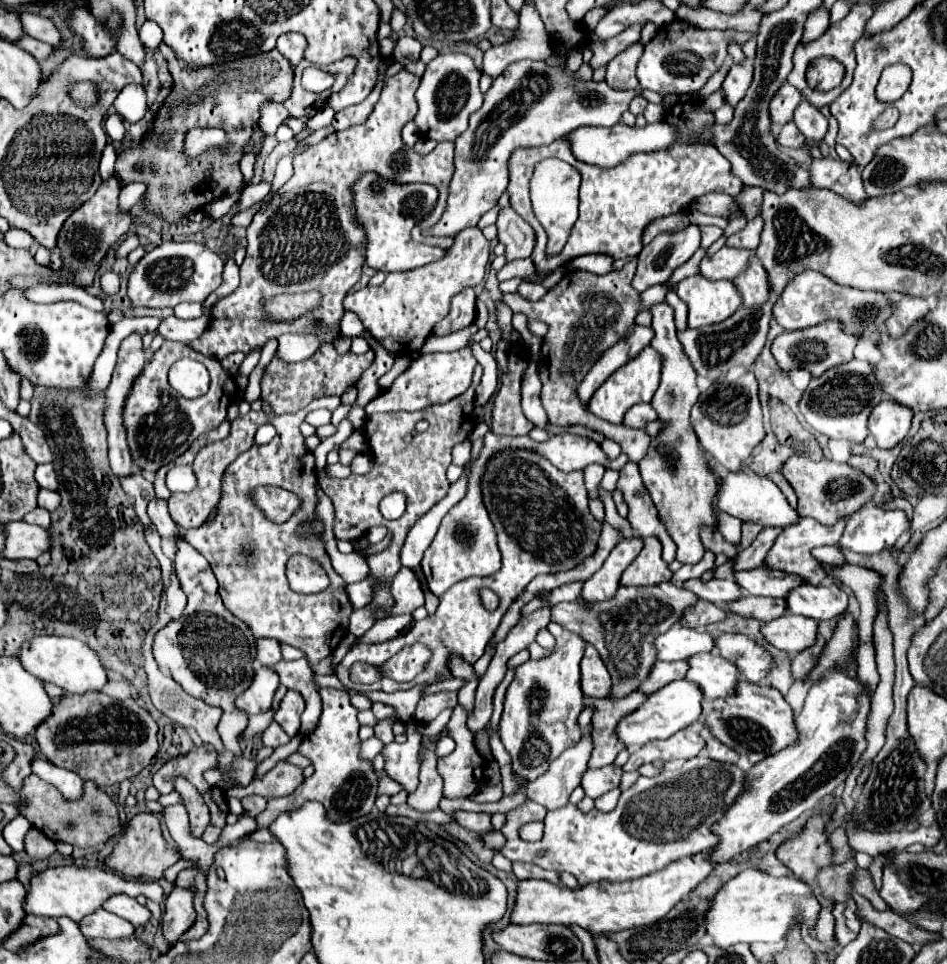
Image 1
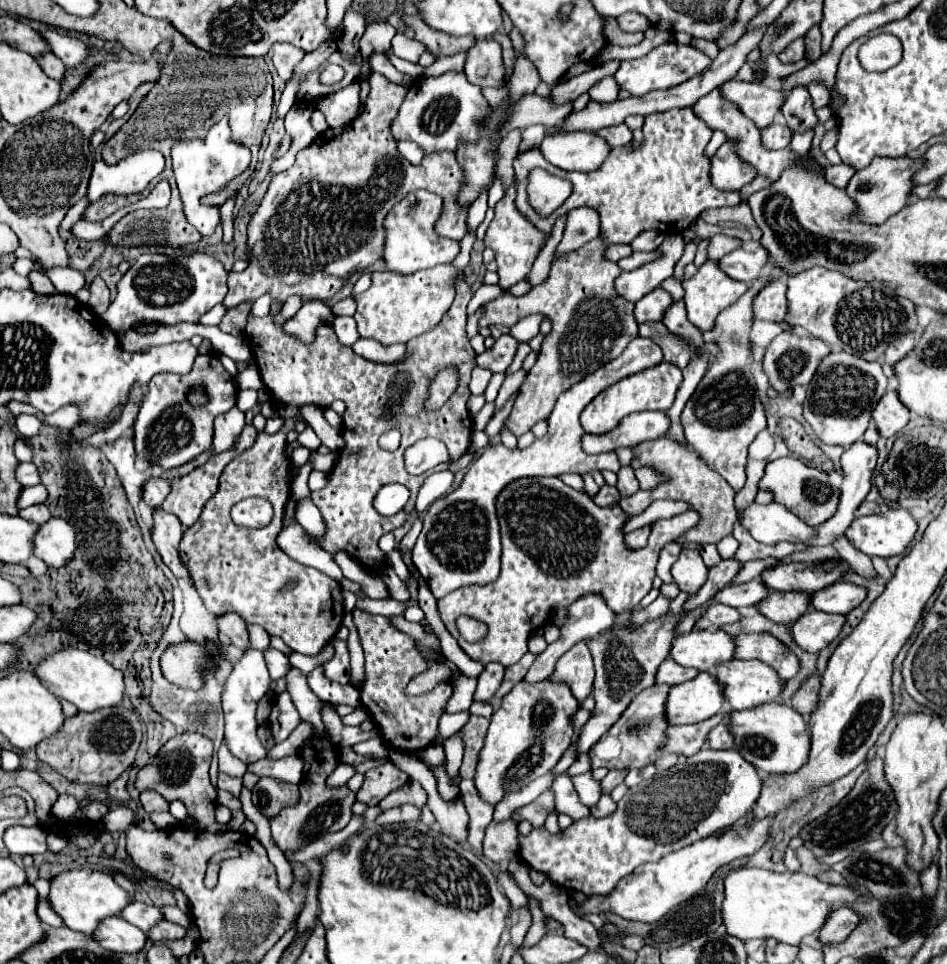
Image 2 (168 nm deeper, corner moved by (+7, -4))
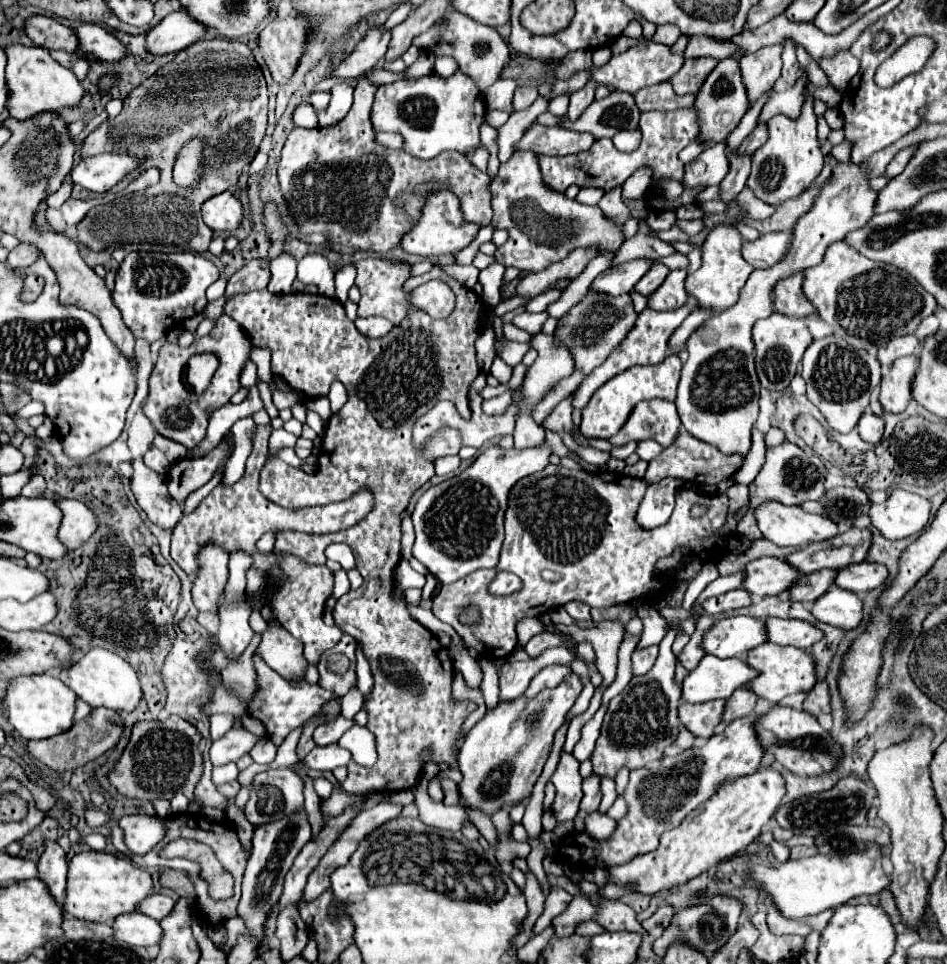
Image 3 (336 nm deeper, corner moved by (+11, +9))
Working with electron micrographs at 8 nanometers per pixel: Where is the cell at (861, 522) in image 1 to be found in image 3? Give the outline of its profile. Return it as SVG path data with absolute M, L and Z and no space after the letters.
M893 490L883 504L871 504L869 518L889 540L923 532L931 516L931 502L919 494Z

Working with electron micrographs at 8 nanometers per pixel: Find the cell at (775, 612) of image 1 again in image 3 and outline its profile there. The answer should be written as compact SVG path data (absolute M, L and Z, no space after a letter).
M817 570L813 574L807 574L805 578L801 578L801 582L797 582L797 586L793 586L791 592L791 600L795 602L815 602L821 594L825 594L833 582L835 582L837 570Z

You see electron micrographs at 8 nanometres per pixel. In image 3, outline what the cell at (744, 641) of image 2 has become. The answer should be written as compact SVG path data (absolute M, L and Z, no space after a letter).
M767 618L765 622L769 628L769 642L781 644L781 646L797 646L807 650L825 636L821 628L813 626L807 620Z

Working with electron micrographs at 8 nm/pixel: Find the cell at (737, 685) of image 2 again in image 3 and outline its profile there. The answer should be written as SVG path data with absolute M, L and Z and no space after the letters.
M767 642L765 646L757 646L757 650L751 650L747 654L747 662L751 666L757 666L757 670L761 670L761 674L749 684L753 686L753 690L757 690L757 694L773 704L782 704L789 697L796 696L799 706L793 707L803 710L803 702L807 693L815 684L817 684L817 662L813 658L811 650L801 650L801 648L793 648L793 646L777 646Z

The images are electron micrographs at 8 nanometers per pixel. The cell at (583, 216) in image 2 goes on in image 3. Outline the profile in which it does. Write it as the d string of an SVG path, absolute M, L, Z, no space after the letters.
M581 188L581 192L577 194L577 200L583 204L597 204L603 198L605 190L601 188Z

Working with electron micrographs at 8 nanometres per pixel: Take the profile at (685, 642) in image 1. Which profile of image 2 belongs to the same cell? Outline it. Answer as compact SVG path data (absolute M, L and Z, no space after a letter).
M693 629L673 639L669 657L677 665L709 671L713 665L733 659L733 637L723 633L721 629Z

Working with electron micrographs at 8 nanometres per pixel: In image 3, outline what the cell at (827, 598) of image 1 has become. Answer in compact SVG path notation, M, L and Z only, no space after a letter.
M861 562L861 564L845 566L837 574L837 586L851 590L855 594L865 594L873 588L883 586L887 576L889 576L887 566L877 564L877 562Z

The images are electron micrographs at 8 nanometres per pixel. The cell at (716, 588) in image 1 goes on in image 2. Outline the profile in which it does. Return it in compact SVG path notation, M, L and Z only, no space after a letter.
M753 579L743 585L737 585L737 583L727 585L725 589L721 589L715 595L715 601L725 603L735 609L737 607L751 607L751 605L757 605L767 593L769 593L769 589L761 583L761 579Z

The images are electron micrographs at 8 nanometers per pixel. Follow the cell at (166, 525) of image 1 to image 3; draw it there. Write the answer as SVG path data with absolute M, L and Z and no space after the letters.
M151 448L145 456L143 456L143 460L145 460L145 464L153 470L157 470L159 474L163 474L167 468L169 468L169 462L167 462L167 458L165 458L165 454L161 452L161 450L157 450L157 448Z

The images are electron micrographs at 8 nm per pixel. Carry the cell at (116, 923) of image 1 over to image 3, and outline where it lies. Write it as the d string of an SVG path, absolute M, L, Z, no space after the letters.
M133 912L133 914L121 914L117 922L113 922L113 930L121 942L127 942L131 946L155 946L159 944L163 930L157 920Z

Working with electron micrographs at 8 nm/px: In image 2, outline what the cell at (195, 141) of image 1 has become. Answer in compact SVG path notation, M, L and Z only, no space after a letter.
M225 117L211 127L209 133L201 139L175 141L175 145L171 149L171 159L173 159L173 173L177 179L177 187L181 191L187 221L201 235L211 235L215 231L215 227L219 225L219 207L205 207L201 204L201 198L219 191L233 177L243 173L251 161L251 151L245 145L241 145L239 141L231 139L231 129Z

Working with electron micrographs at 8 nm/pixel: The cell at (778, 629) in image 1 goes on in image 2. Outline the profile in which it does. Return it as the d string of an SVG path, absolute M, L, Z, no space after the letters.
M807 611L795 623L789 625L789 633L803 651L817 653L839 635L843 623L845 623L843 615Z

